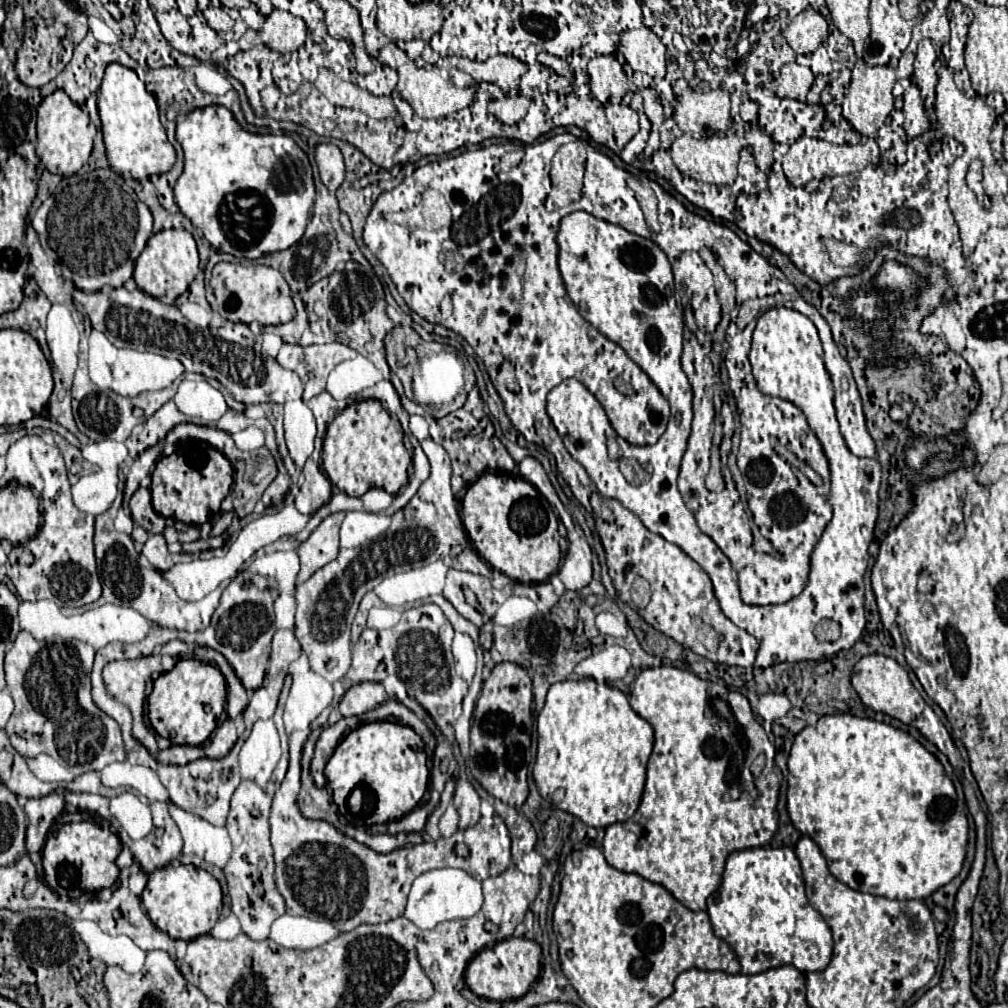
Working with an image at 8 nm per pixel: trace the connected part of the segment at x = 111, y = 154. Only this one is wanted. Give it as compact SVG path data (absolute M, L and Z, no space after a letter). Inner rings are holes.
M109 64L99 88L97 108L103 122L103 140L107 148L109 166L119 172L125 180L145 180L151 176L165 174L175 164L175 150L167 140L165 128L159 120L157 104L151 92L145 90L145 84L139 76L121 64Z

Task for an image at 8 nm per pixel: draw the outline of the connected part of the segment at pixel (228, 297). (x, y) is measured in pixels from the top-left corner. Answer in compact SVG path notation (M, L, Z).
M219 262L213 268L211 286L213 286L215 298L217 298L217 310L225 320L243 322L243 324L257 320L261 326L285 324L289 320L293 320L295 306L293 306L289 284L281 276L281 272L271 266Z

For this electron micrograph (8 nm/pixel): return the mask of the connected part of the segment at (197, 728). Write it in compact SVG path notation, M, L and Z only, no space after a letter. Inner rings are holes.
M179 660L171 672L165 672L155 680L155 688L147 698L147 716L159 736L169 738L169 732L175 732L173 744L201 746L217 728L217 718L225 710L225 696L225 678L219 668L201 660Z

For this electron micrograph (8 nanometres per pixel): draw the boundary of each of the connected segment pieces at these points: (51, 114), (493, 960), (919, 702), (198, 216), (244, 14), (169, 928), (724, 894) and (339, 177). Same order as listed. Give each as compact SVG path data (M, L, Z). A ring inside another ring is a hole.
M57 90L47 96L37 108L37 138L37 156L41 158L43 166L53 174L69 178L87 164L93 148L95 126L91 126L89 114L85 114L77 104L73 104L63 90Z
M507 938L491 948L481 950L467 966L465 982L471 992L487 1000L513 1000L523 998L541 972L541 946L527 938Z
M869 654L863 656L855 668L853 668L853 676L851 676L853 688L859 694L861 702L877 712L885 712L891 718L901 720L903 724L915 726L917 730L921 730L921 734L933 742L935 746L941 751L949 760L952 766L956 765L957 760L960 759L960 753L956 750L951 735L947 728L941 722L935 712L931 710L931 706L921 698L921 694L915 690L915 686L909 680L909 674L903 666L899 666L893 658L889 656L881 656L881 654Z
M207 106L193 110L185 122L177 124L177 142L185 154L185 168L173 190L175 202L213 248L233 254L235 258L257 260L265 254L287 250L301 240L309 222L315 186L309 158L291 136L257 136L243 132L227 108Z
M255 5L249 8L243 8L239 11L240 18L242 20L247 20L248 26L253 27L258 24L258 20L264 20L263 16L259 14Z
M169 864L165 868L155 870L149 876L141 900L147 908L151 922L159 930L167 932L173 940L181 938L185 942L191 942L203 934L211 934L223 910L223 894L219 882L209 872L191 864Z
M753 848L731 852L725 864L721 886L707 900L707 914L711 918L715 936L725 940L735 950L743 974L759 974L769 968L779 968L785 964L795 966L799 972L807 974L821 972L831 962L833 956L831 930L821 918L821 914L817 914L817 910L809 906L799 858L793 848Z
M319 144L315 152L315 162L319 166L321 182L327 186L329 192L335 192L345 178L341 150L335 144Z

